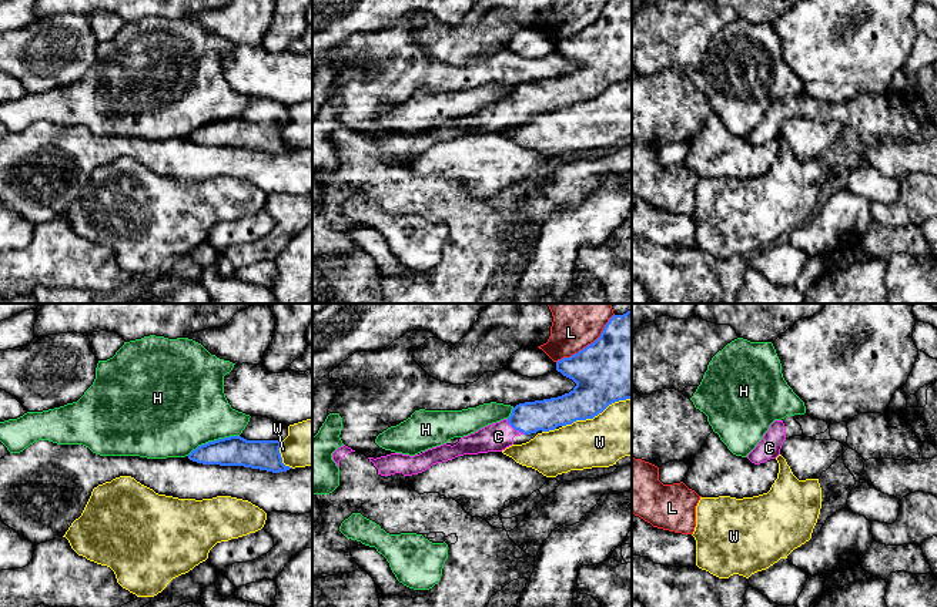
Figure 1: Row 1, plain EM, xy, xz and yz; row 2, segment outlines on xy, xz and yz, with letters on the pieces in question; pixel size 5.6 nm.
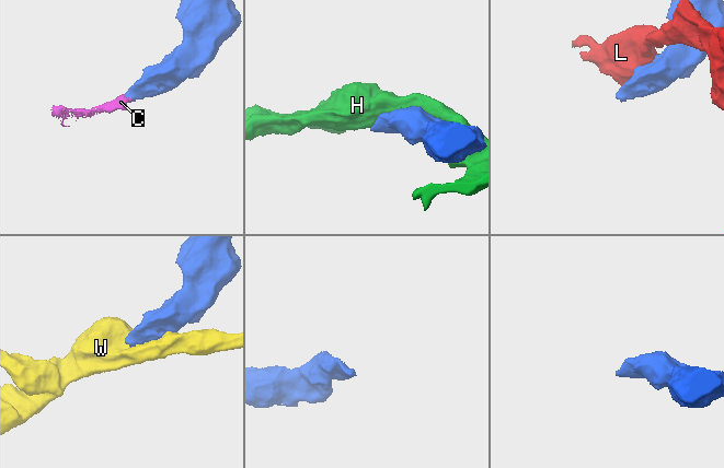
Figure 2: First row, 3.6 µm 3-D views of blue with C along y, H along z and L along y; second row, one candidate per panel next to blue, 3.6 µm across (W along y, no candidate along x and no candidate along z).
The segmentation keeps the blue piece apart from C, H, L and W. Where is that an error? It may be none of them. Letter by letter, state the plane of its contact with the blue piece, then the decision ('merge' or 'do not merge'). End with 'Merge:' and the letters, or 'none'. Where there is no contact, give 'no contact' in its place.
C: contact in xz; merge
H: contact in xy; do not merge
L: contact in xz; do not merge
W: contact in xz; do not merge
Merge: C

